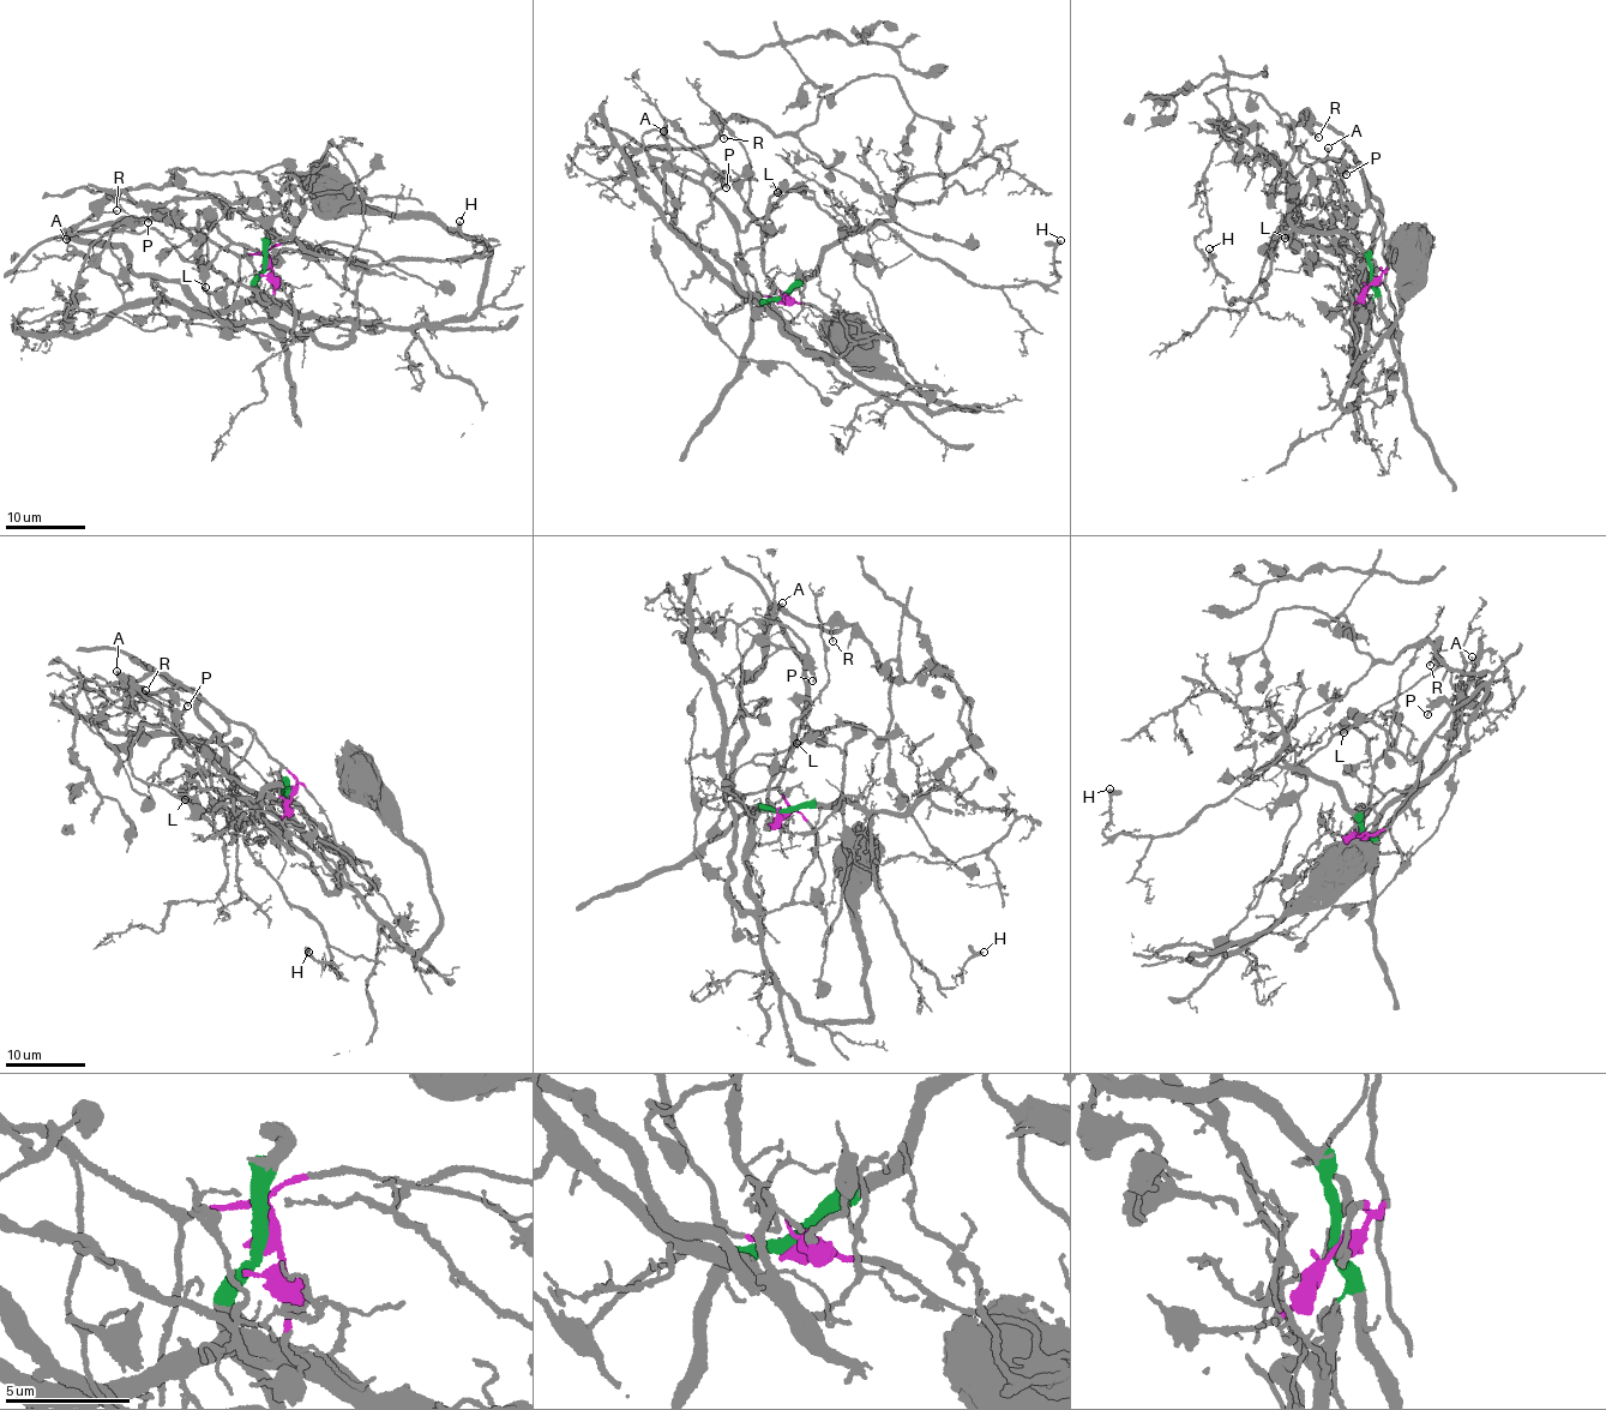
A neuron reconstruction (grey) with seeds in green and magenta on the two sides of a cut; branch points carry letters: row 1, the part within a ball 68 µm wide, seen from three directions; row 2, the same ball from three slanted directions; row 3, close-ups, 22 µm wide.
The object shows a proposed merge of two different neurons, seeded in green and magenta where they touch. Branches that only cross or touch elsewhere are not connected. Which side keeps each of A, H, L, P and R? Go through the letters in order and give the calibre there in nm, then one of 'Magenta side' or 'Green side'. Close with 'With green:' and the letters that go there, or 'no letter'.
A: Thickness 140 nm. Magenta side
H: Thickness 320 nm. Green side
L: Thickness 190 nm. Magenta side
P: Thickness 160 nm. Magenta side
R: Thickness 150 nm. Magenta side
With green: H

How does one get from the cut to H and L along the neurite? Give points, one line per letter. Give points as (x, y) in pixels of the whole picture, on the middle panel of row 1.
H: (786, 298), (822, 253), (878, 226), (969, 281), (997, 288), (1056, 282), (1054, 251), (1062, 239)
L: (785, 299), (761, 295), (738, 248), (738, 234), (792, 190), (806, 197), (813, 193), (806, 188), (779, 192)

